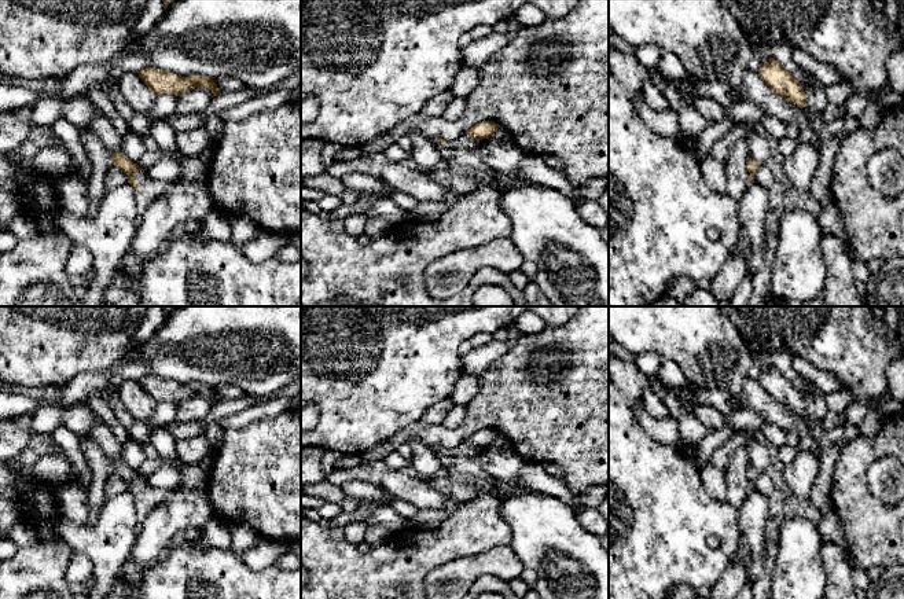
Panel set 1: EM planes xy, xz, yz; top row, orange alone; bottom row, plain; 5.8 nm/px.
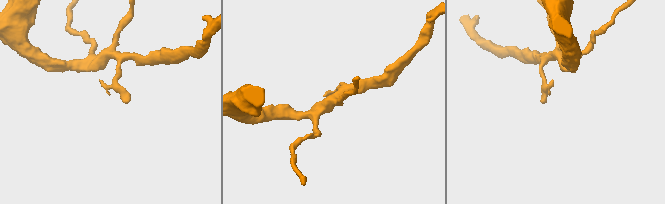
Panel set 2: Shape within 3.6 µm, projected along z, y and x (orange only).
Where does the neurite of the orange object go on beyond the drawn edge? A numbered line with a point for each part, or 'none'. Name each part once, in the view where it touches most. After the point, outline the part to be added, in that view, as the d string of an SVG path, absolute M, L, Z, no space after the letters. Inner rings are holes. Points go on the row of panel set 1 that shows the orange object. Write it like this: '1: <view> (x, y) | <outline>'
none

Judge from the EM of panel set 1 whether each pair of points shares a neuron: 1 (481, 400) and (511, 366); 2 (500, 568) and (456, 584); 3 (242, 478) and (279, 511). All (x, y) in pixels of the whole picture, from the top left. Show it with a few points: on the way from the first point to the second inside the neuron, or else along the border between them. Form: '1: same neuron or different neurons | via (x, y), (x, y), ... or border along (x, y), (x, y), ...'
1: same neuron | via (499, 400), (517, 400), (525, 392), (525, 383)
2: same neuron | via (489, 568), (476, 568), (467, 573)
3: same neuron | via (252, 484), (269, 502)

